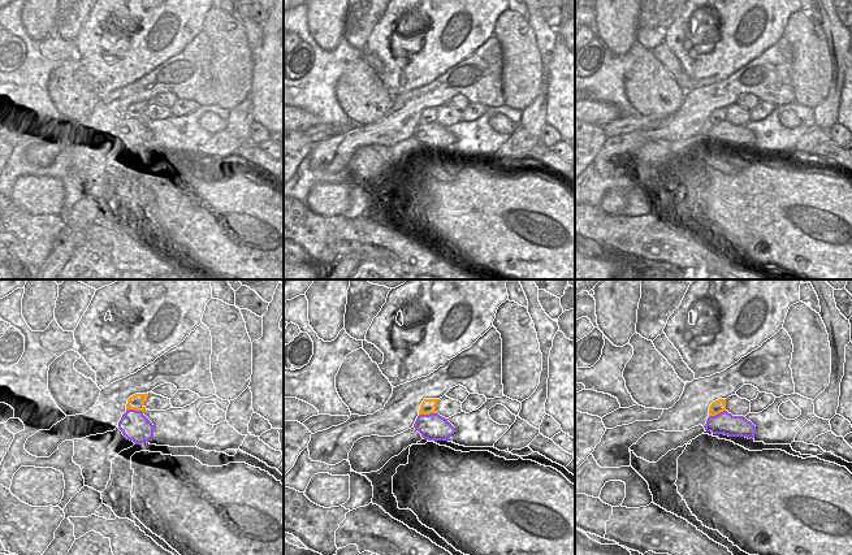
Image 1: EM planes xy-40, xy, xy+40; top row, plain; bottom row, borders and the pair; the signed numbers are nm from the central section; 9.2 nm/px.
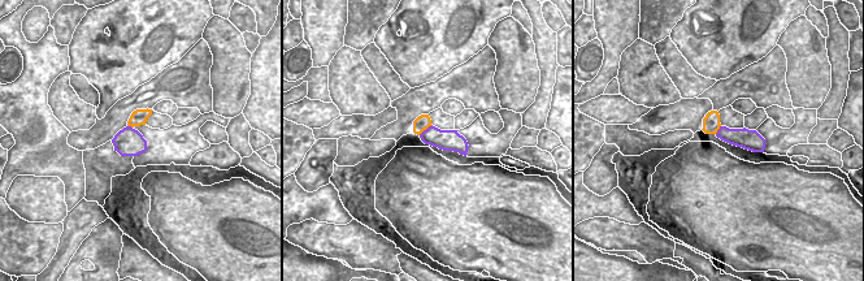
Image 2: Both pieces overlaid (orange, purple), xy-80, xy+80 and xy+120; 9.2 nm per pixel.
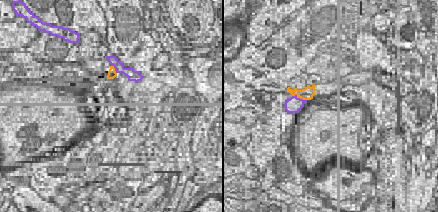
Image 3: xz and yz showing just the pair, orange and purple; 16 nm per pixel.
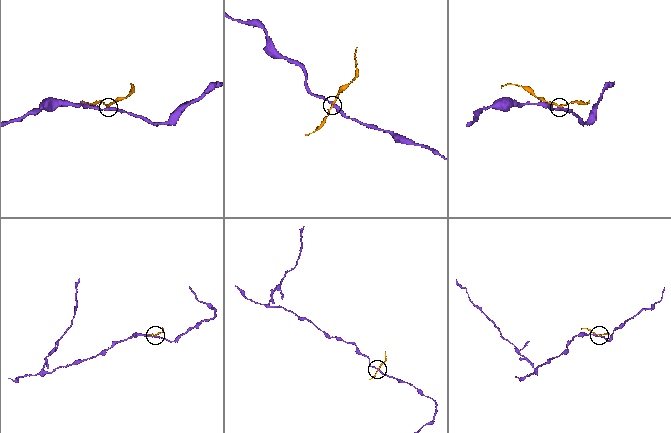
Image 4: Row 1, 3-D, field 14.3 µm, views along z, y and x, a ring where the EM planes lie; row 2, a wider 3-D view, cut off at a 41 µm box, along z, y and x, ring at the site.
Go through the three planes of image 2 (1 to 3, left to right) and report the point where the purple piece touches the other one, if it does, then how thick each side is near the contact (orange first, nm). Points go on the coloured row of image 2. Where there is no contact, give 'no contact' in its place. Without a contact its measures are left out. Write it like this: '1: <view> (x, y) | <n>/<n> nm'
1: xy-80 (130, 125) | 150/260 nm
2: xy+80 (425, 129) | 140/190 nm
3: xy+120 (719, 128) | 170/170 nm

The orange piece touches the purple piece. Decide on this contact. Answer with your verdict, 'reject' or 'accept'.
reject

